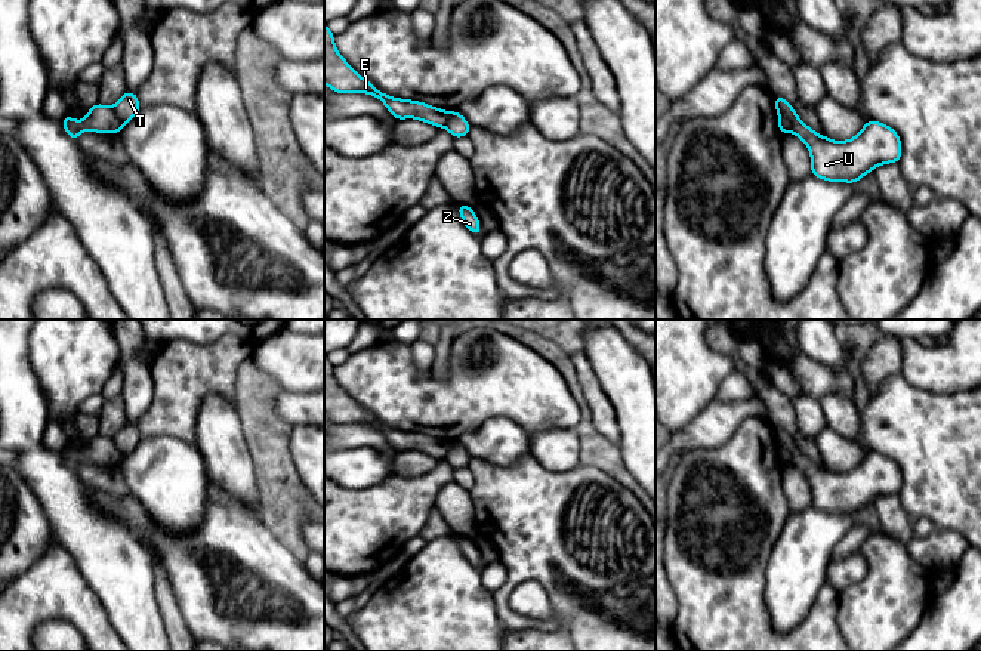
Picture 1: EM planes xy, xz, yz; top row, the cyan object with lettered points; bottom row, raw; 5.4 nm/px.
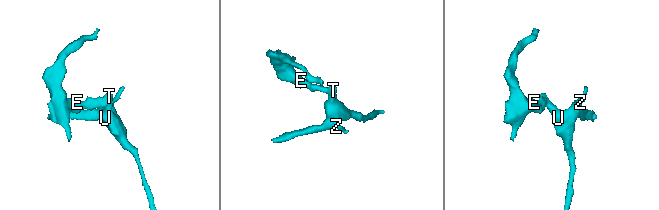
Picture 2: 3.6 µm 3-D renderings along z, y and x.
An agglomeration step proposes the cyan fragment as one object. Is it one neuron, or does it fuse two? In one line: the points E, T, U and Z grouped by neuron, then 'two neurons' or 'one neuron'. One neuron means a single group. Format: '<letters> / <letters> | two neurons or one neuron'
E / T U Z | two neurons

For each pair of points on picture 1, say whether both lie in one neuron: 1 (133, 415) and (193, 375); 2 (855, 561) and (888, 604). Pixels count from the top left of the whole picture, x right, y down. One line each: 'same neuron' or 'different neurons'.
1: different neurons
2: different neurons

